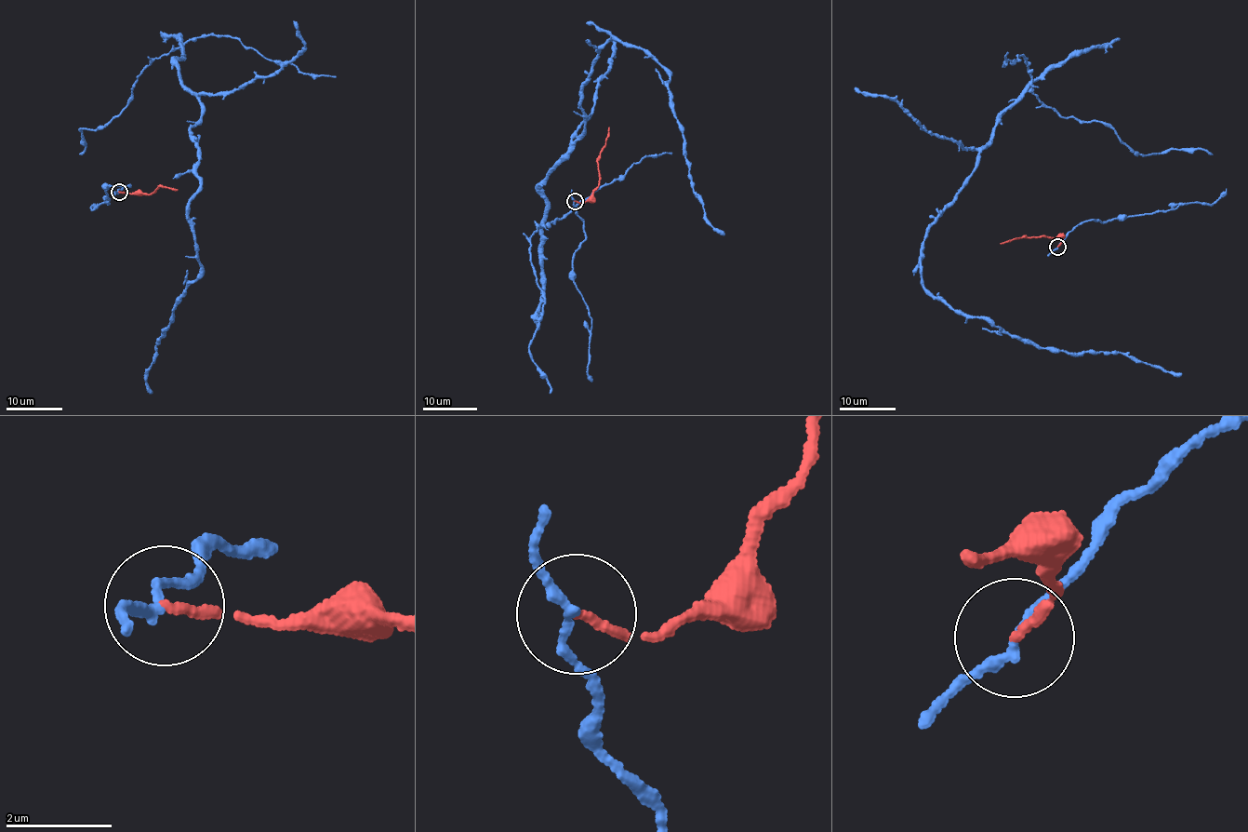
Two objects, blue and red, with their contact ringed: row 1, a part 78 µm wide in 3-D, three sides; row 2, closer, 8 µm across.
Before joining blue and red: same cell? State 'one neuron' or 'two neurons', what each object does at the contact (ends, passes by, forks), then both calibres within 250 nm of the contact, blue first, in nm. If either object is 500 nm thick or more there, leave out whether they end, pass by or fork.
two neurons; blue passes by; red ends there; 160 nm thick on the blue side, 160 nm on the other

